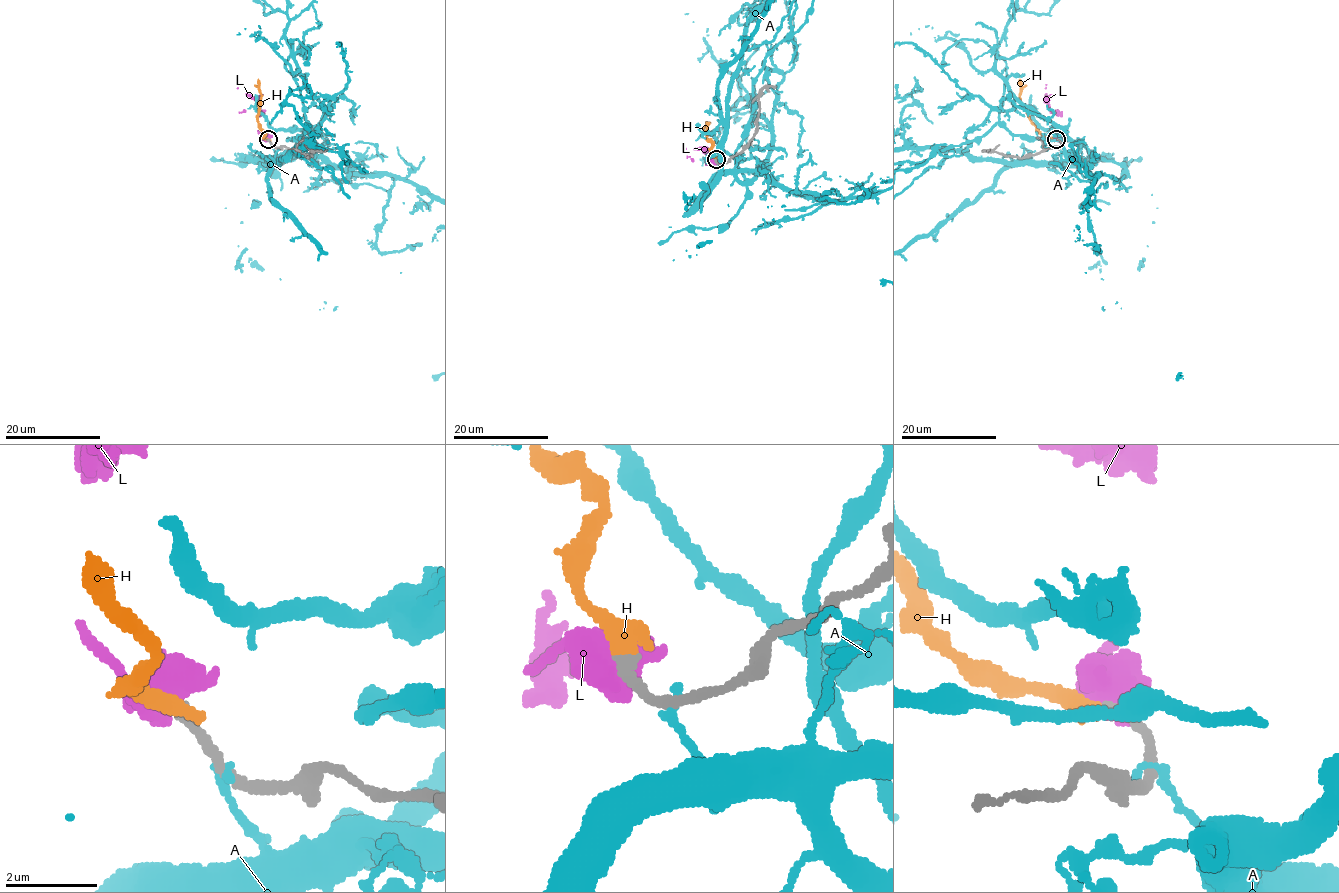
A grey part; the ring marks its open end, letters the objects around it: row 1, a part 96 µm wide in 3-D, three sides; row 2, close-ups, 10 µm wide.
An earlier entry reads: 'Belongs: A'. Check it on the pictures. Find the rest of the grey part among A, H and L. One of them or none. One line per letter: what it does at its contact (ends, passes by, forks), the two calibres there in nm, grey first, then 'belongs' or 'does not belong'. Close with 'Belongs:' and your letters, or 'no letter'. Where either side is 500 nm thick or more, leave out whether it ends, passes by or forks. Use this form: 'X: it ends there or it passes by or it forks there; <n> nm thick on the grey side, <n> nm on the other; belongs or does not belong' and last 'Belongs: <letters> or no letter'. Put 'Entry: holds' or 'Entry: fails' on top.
Entry: fails
A: it ends there; 220 nm thick on the grey side, 200 nm on the other; does not belong
H: it ends there; 240 nm thick on the grey side, 420 nm on the other; belongs
L: 240 nm thick on the grey side, 950 nm on the other; does not belong
Belongs: H

